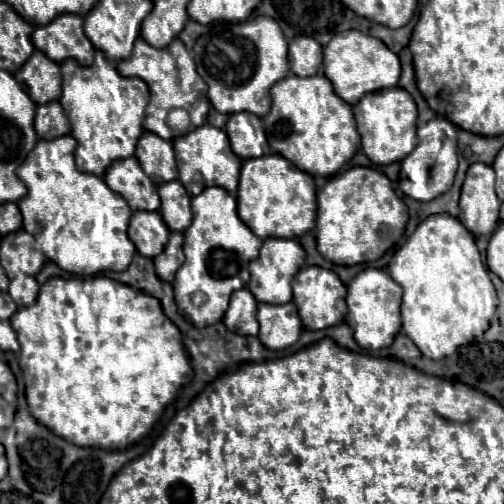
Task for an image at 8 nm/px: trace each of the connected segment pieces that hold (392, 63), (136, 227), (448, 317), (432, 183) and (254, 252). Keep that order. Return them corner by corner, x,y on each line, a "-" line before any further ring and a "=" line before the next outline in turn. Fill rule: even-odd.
342,31
324,47
324,75
332,81
334,93
354,105
366,93
396,87
400,79
400,59
376,37
362,31
=
134,211
128,235
142,257
154,259
164,251
170,229
166,227
158,211
=
448,213
426,217
416,227
416,231
408,237
408,241
394,253
388,269
390,269
390,277
404,291
402,307
400,307
402,331
416,343
422,355
430,359
444,359
452,355
460,345
470,343
472,339
480,337
488,329
490,319
494,317
498,307
498,297
472,233
456,217
=
436,117
420,125
416,131
416,137
418,137
416,149
400,163
398,187
406,197
428,203
452,187
456,167
458,167
458,151
456,151
458,149
458,129
448,119
=
208,187
206,191
202,191
200,195
192,197
192,211
194,211
194,219
192,225
184,231
184,255
186,261
182,263
182,267
176,273
176,281
174,285
174,297
176,297
176,305
182,317
186,317
188,321
192,321
198,329
214,325
218,321
222,321
226,307
229,305
230,295
234,291
242,289
250,277
248,273
248,263
250,259
258,257
258,247
262,247
262,239
258,239
238,217
236,211
236,199
220,187

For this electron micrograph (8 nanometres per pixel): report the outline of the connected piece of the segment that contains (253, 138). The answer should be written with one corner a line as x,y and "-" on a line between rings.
234,113
226,123
226,135
232,151
240,159
262,157
266,153
266,133
260,117
252,113

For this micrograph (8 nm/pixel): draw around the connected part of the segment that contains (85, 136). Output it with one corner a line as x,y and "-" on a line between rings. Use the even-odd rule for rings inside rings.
96,51
90,67
78,65
74,59
60,63
62,69
62,97
60,105
72,125
76,139
76,167
84,173
102,177
110,163
134,155
134,147
142,135
144,109
150,101
148,85
138,77
122,77
116,67

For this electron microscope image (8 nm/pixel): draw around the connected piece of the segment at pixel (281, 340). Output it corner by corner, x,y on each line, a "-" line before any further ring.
294,303
284,305
258,305
258,323
260,333
258,339
266,349
278,351
294,345
302,333
302,323

